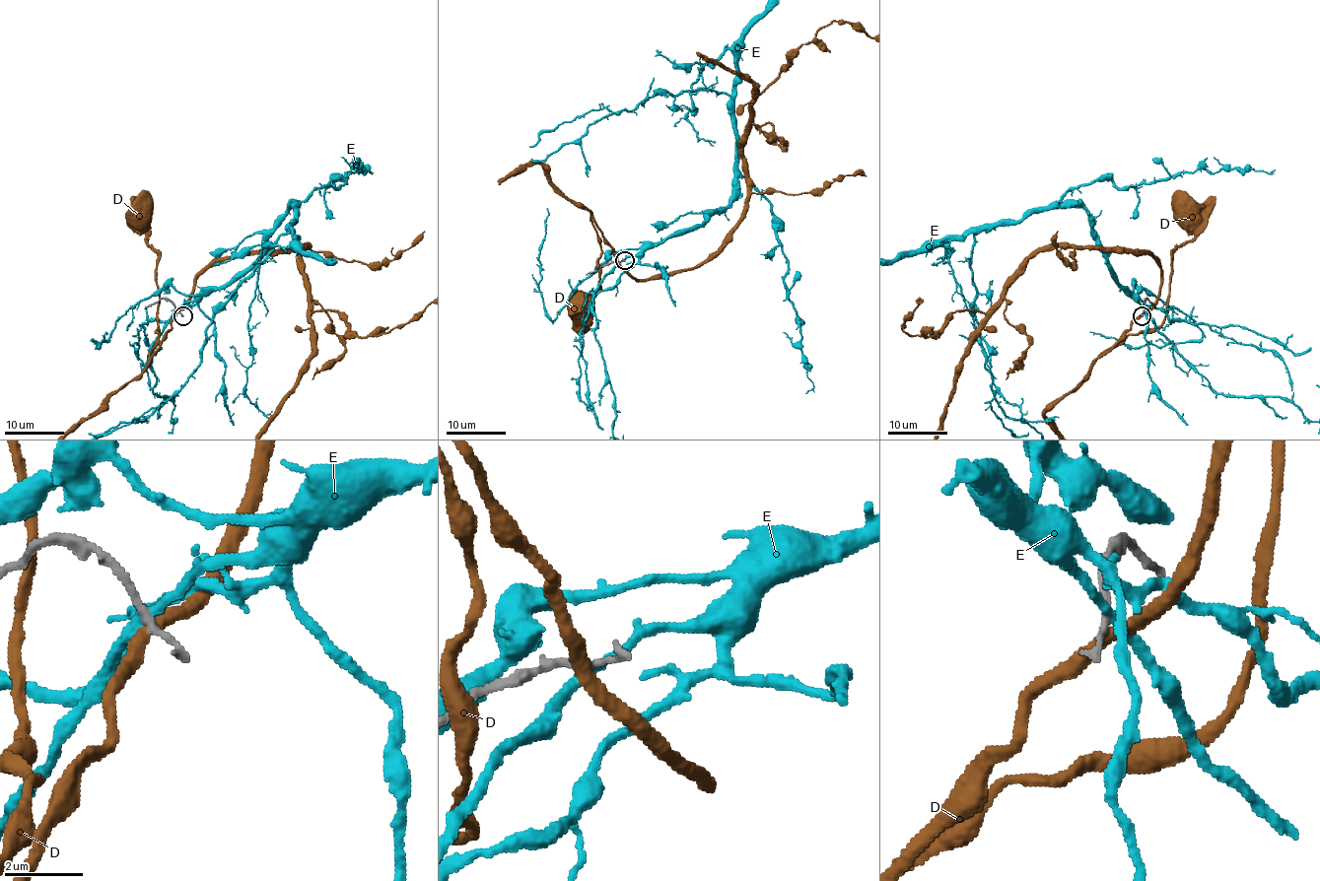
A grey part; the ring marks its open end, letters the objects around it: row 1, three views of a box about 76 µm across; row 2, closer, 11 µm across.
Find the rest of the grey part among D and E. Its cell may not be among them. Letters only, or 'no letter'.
no letter

